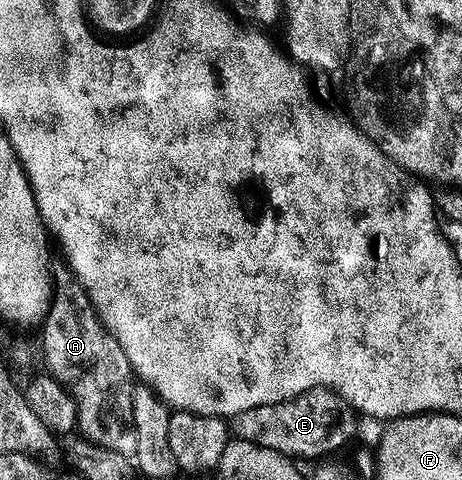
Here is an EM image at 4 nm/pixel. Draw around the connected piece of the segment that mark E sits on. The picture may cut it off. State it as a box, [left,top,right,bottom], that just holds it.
[230,387,357,460]

